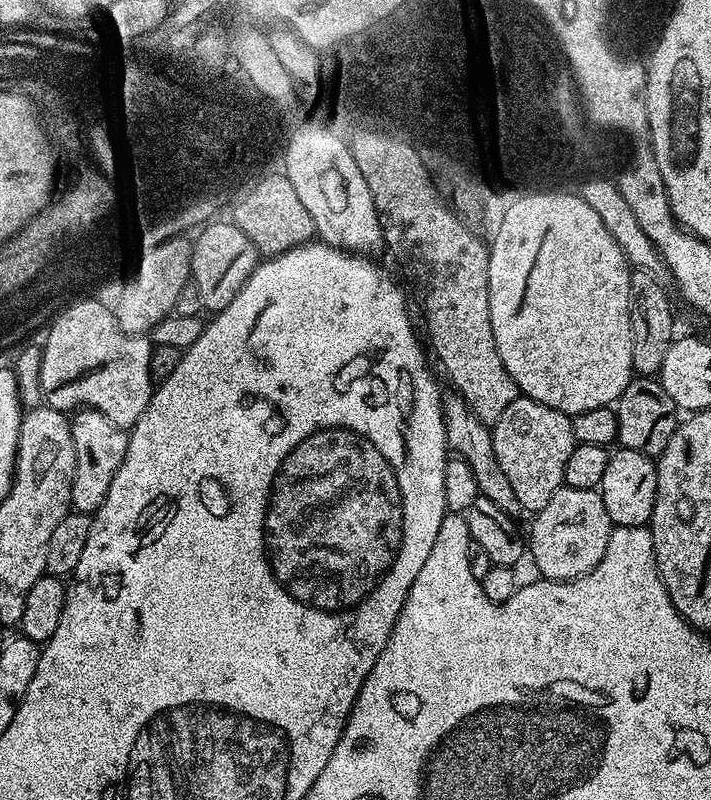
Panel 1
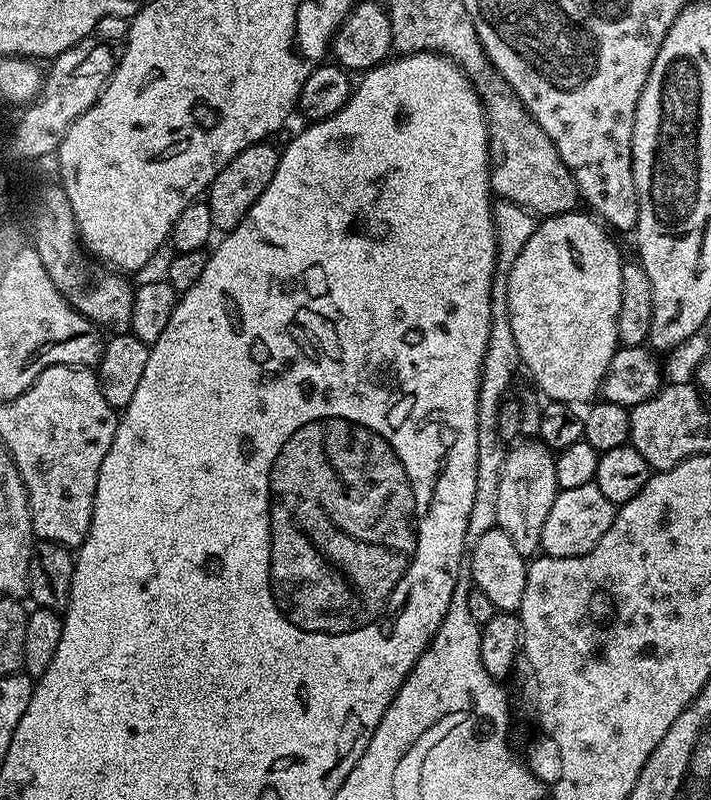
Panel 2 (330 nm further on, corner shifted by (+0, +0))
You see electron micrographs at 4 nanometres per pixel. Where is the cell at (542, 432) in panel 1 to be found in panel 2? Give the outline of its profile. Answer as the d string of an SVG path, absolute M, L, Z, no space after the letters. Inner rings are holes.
M532 438L513 443L507 449L502 474L498 478L496 527L510 534L510 542L514 542L518 554L532 558L541 551L542 525L546 523L550 506L554 506L554 498L559 491L553 449Z

